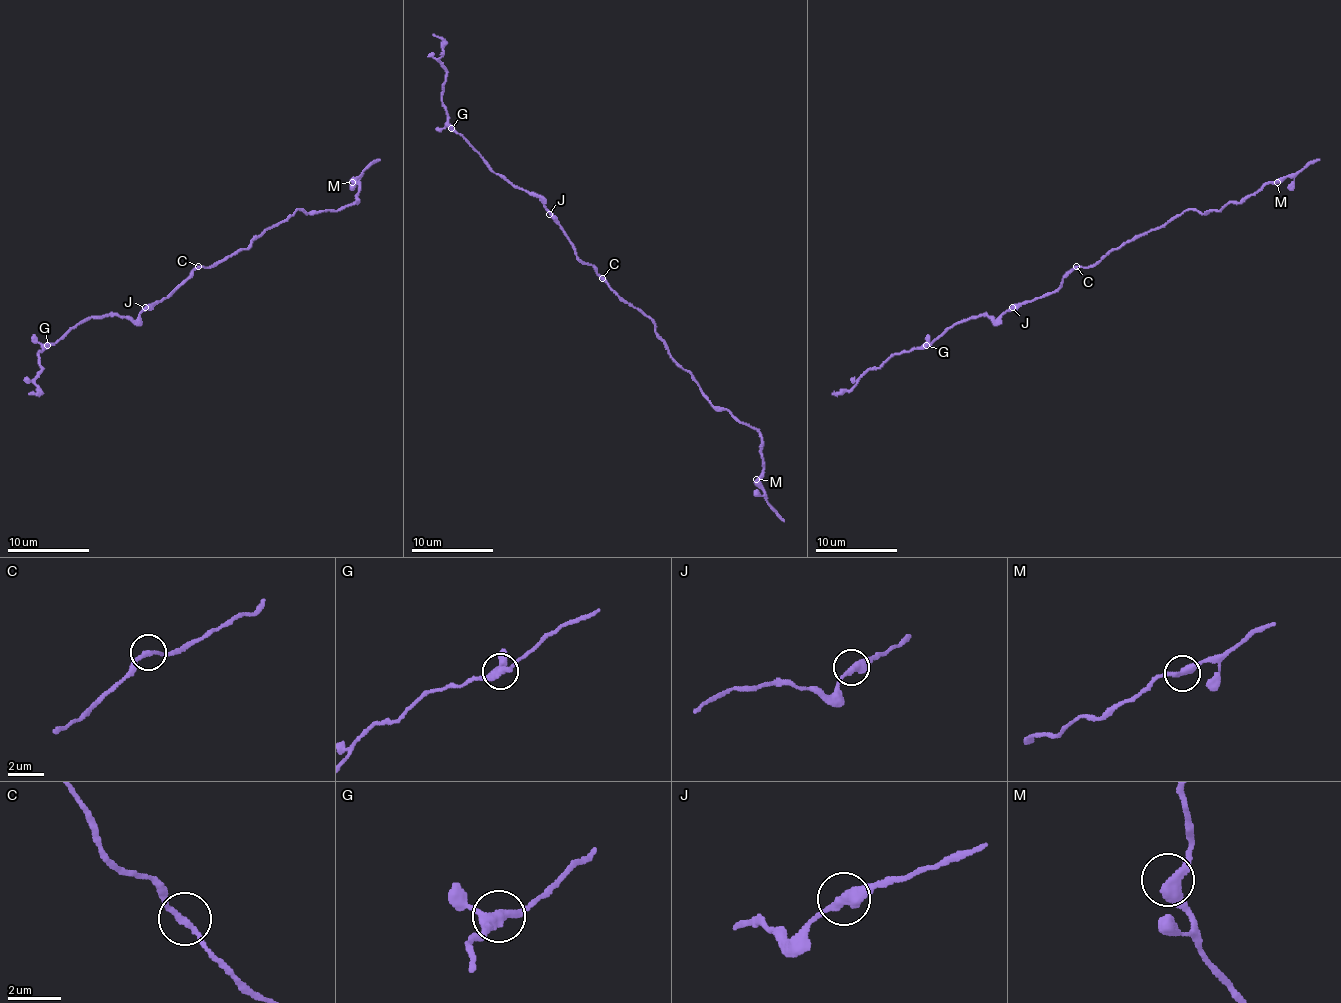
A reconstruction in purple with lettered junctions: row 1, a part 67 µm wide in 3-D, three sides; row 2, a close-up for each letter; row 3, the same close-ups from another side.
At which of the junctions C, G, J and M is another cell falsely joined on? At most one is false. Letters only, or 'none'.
none

